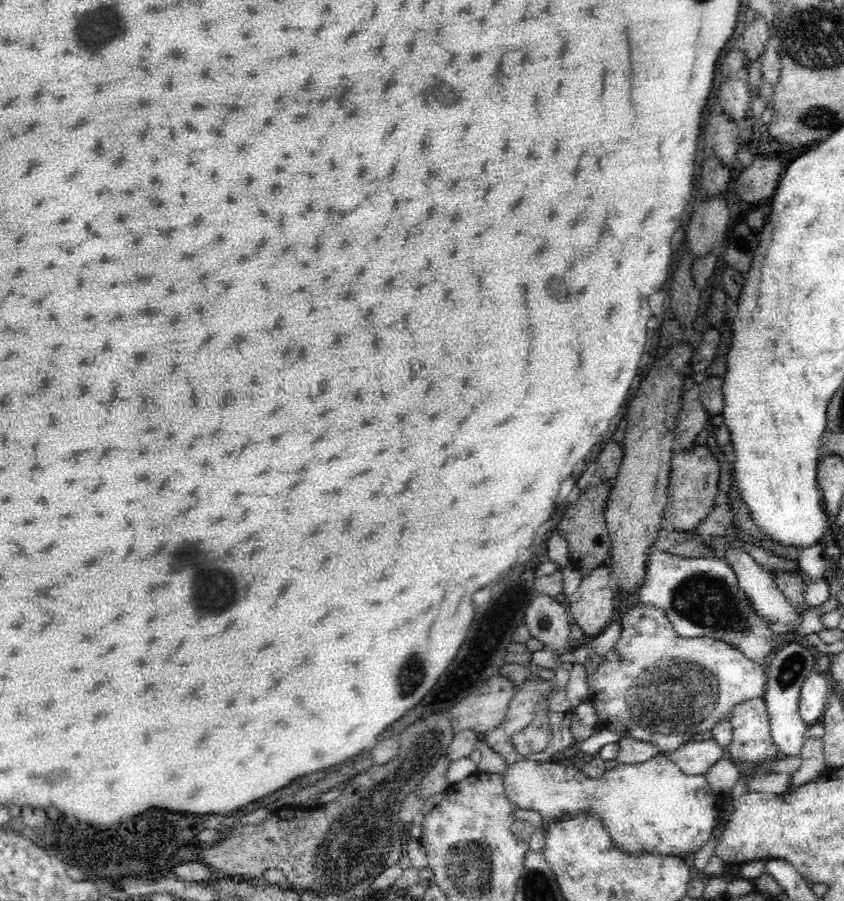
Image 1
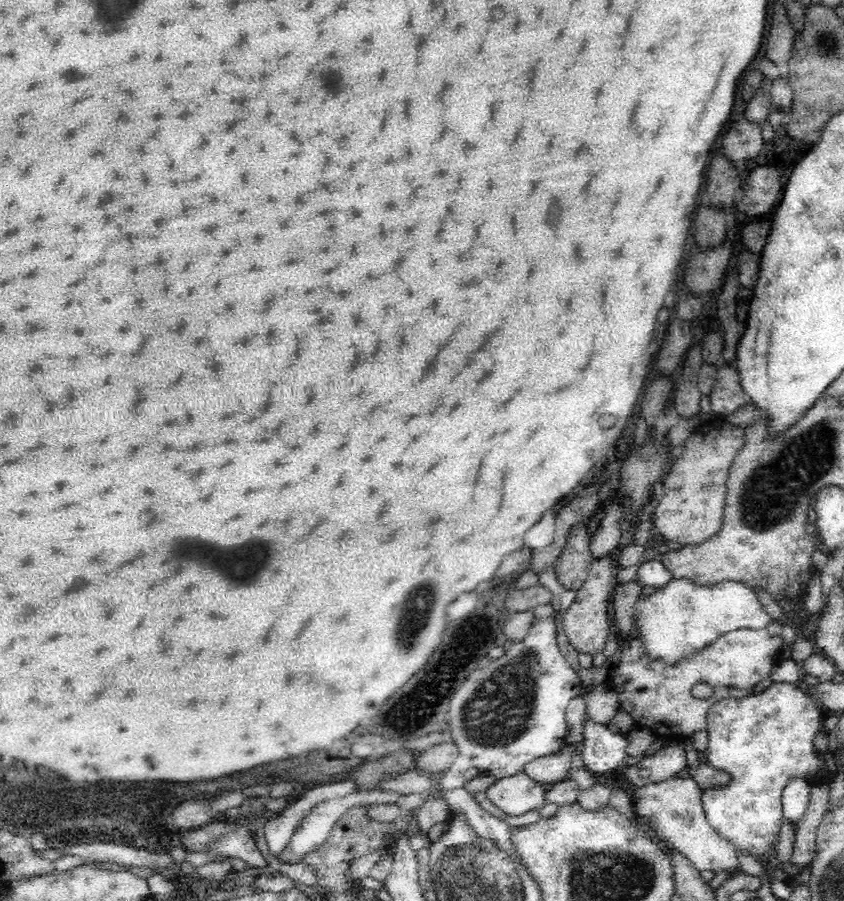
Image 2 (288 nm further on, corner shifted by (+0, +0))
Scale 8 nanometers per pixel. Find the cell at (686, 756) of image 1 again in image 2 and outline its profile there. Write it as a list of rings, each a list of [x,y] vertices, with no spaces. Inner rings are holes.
[[[662,746],[662,750],[646,756],[636,766],[628,766],[624,778],[628,778],[636,786],[644,786],[648,782],[666,782],[670,778],[676,778],[676,774],[680,774],[684,768],[688,768],[684,748]]]

